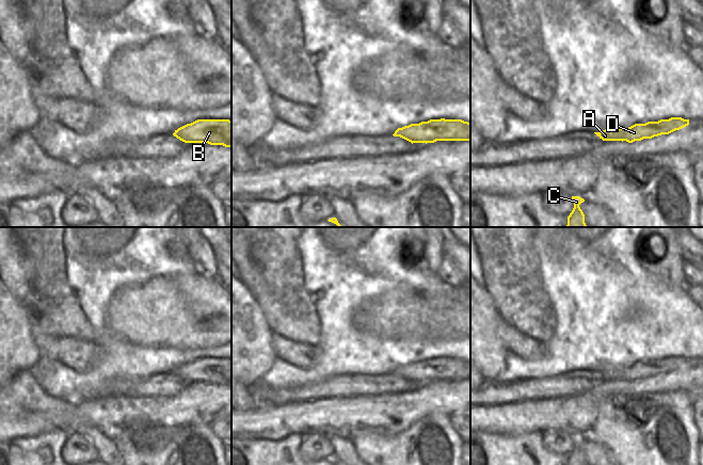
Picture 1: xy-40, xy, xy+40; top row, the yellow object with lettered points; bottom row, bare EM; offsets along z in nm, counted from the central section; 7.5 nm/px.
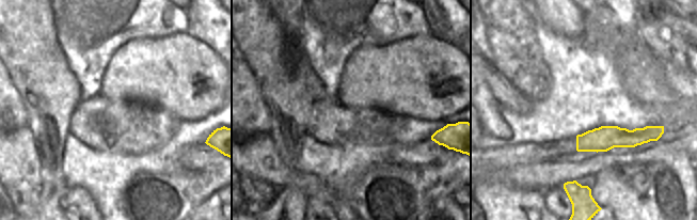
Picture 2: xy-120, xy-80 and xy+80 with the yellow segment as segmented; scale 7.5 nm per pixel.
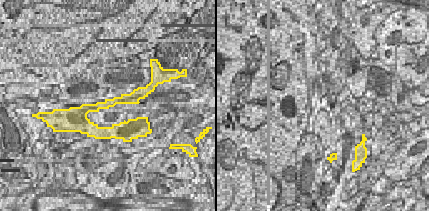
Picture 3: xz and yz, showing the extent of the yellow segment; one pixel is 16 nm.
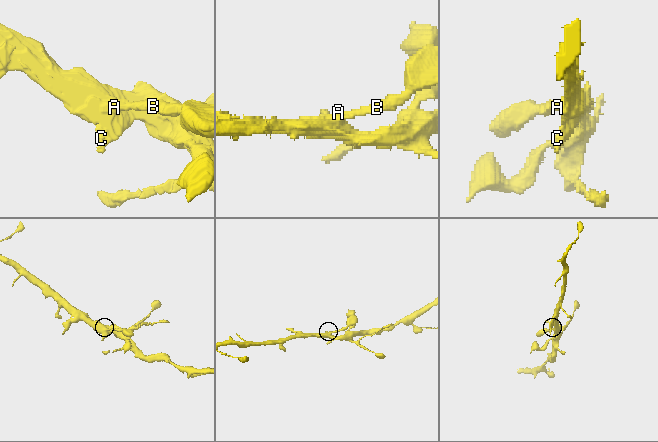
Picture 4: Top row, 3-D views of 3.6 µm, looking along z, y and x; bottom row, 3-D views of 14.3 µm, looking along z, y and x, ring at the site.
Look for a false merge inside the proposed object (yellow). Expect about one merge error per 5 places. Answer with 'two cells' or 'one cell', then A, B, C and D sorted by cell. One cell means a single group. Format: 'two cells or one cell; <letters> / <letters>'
one cell; A B C D

